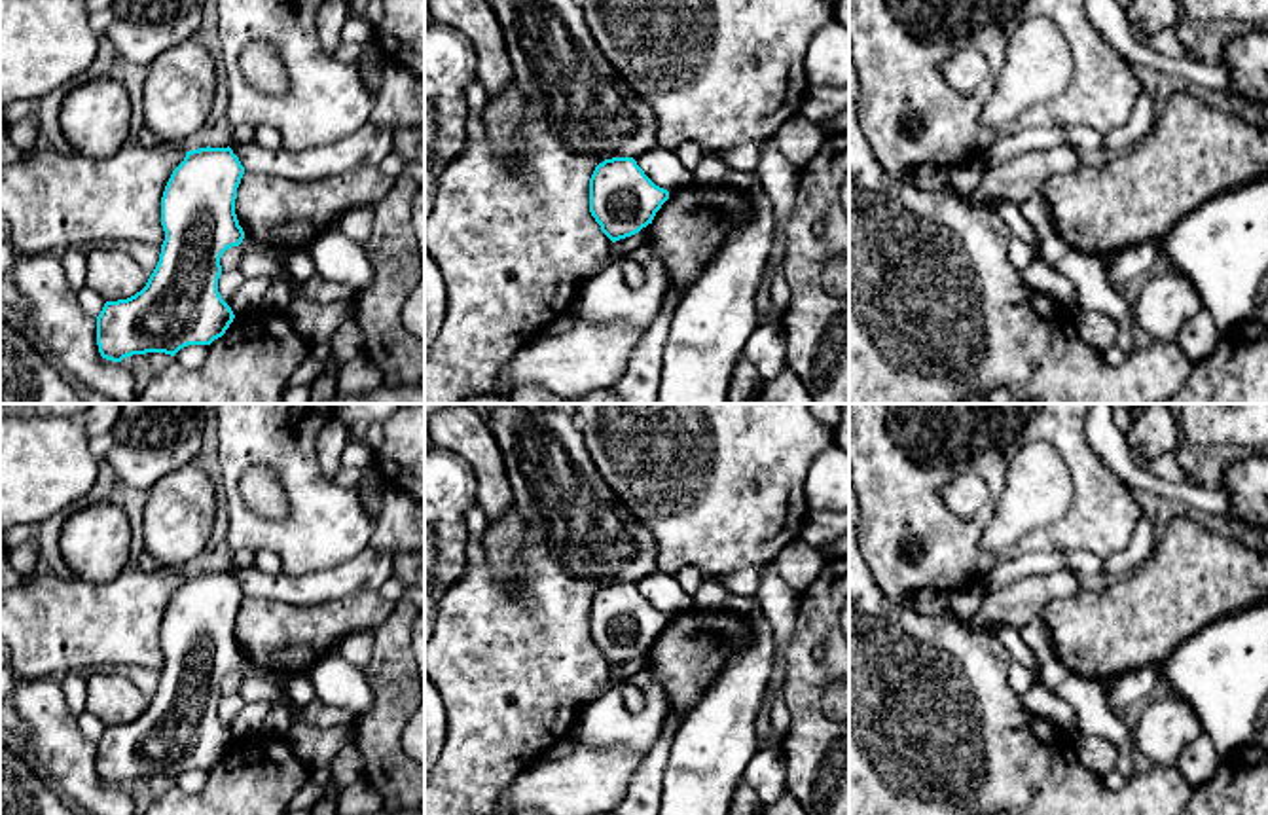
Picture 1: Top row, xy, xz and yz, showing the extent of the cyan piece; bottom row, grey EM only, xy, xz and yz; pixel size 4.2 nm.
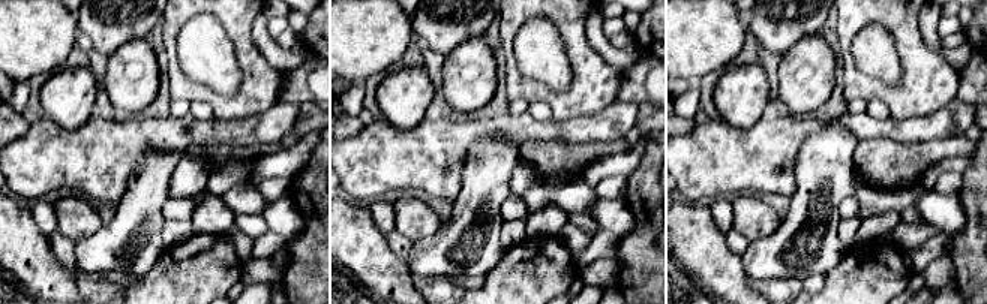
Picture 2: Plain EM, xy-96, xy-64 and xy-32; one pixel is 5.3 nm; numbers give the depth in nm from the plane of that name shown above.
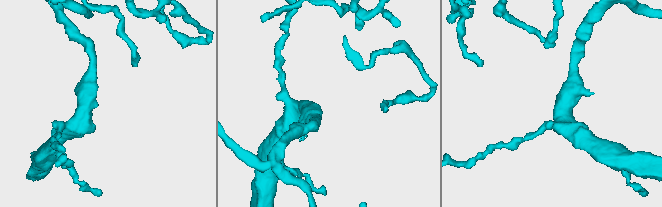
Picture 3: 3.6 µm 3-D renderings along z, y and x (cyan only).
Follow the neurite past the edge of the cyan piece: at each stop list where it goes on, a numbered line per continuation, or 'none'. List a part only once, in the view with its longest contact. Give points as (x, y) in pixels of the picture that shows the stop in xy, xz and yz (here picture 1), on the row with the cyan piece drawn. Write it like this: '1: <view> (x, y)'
1: xy (247, 245)

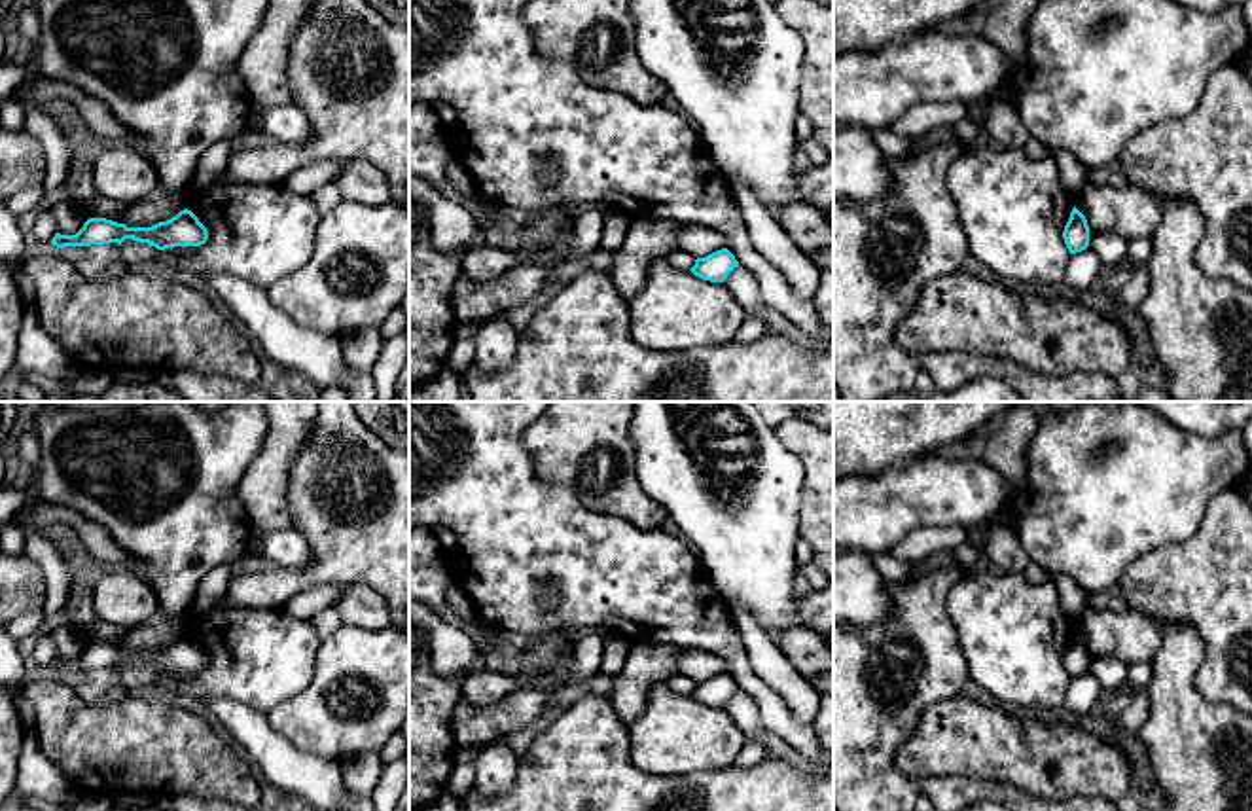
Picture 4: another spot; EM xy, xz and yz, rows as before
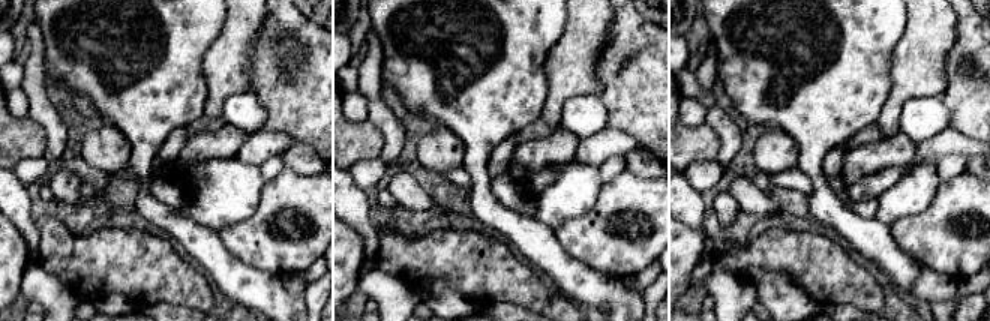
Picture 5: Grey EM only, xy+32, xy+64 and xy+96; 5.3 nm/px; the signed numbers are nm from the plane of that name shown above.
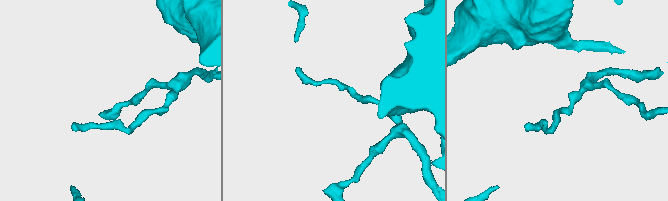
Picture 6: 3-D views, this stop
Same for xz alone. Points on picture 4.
none

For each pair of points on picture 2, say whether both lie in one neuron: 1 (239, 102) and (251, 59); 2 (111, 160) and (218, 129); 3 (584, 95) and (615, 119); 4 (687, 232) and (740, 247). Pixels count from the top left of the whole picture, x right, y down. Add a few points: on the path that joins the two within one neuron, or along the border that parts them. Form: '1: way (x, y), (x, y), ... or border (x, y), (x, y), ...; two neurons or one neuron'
1: way (249, 92), (254, 87), (254, 69); one neuron
2: way (138, 134), (191, 134); one neuron
3: border (617, 99), (593, 114), (569, 119); two neurons
4: border (725, 234), (726, 244), (741, 256); two neurons

